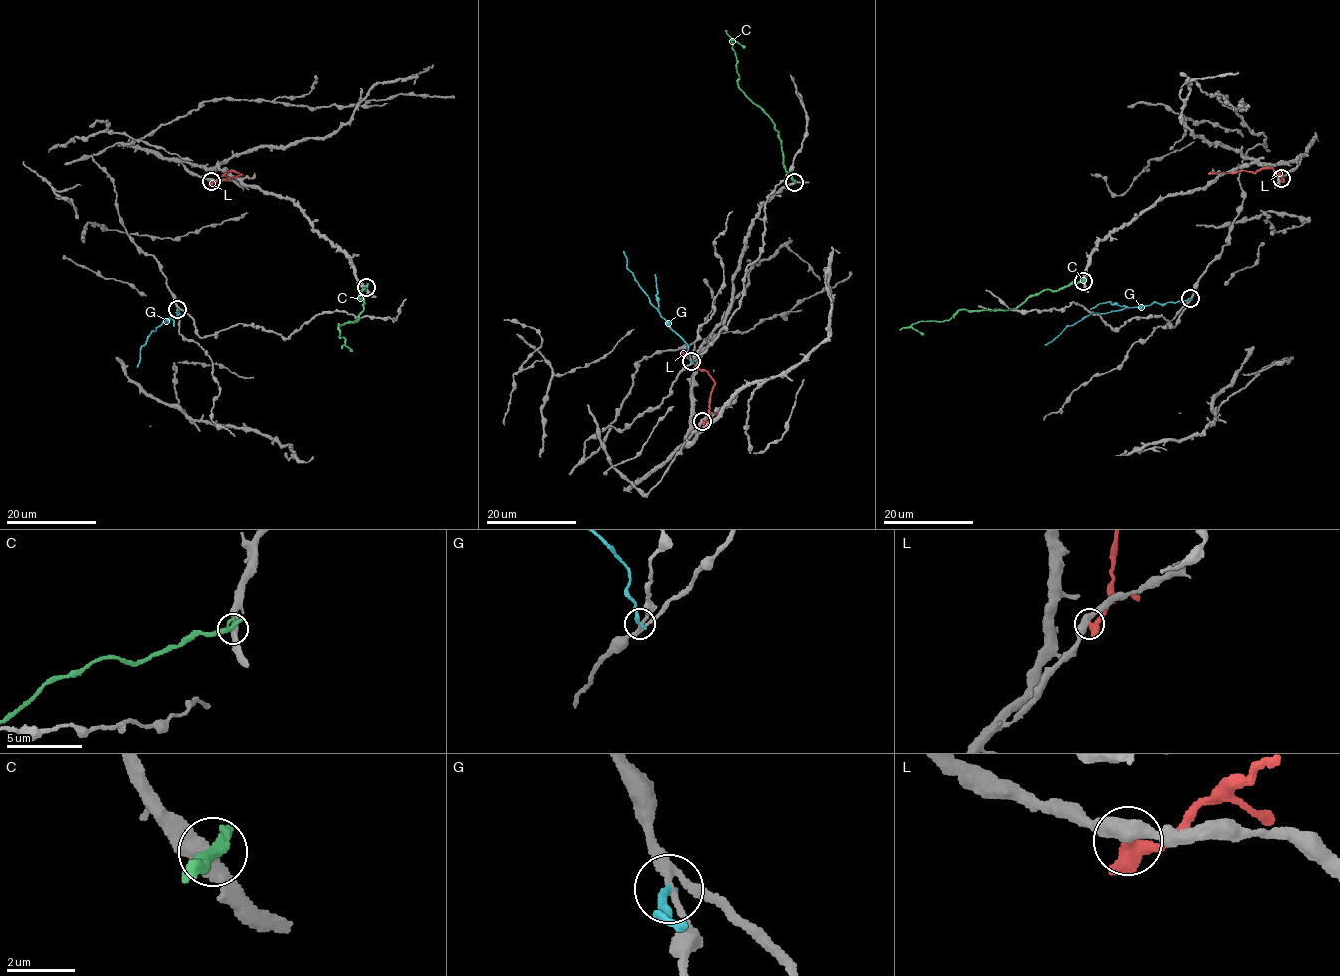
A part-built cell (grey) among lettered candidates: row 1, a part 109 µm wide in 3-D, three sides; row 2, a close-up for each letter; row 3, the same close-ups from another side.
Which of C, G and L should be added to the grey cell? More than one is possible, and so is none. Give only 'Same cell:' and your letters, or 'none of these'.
Same cell: none of these

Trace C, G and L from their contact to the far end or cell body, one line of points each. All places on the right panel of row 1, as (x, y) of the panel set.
C: (1084, 281), (1058, 290), (1044, 289), (1007, 310), (962, 309), (945, 321), (918, 321), (912, 327), (924, 335)
G: (1189, 298), (1092, 313), (1045, 346)
L: (1281, 178), (1272, 168), (1261, 168), (1253, 173), (1208, 173)

